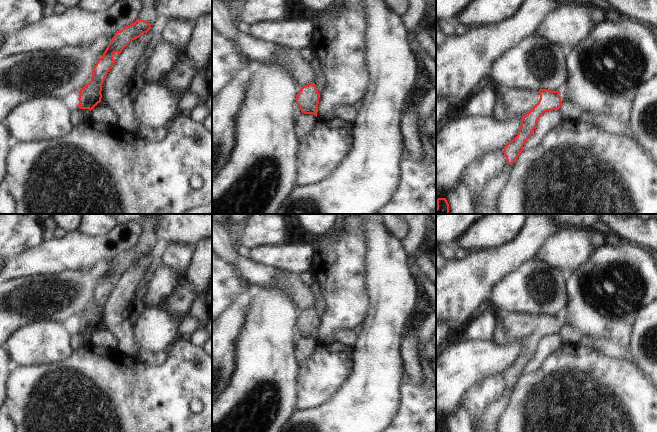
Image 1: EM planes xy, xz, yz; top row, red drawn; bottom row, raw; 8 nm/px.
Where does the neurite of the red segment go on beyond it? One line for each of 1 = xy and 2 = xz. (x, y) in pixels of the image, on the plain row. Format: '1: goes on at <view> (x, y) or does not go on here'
1: does not go on here
2: does not go on here

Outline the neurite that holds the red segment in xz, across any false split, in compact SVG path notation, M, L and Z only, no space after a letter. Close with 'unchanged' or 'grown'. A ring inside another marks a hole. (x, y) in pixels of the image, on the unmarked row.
M314 307L301 312L296 320L296 328L304 338L313 338L317 341L320 317Z; unchanged

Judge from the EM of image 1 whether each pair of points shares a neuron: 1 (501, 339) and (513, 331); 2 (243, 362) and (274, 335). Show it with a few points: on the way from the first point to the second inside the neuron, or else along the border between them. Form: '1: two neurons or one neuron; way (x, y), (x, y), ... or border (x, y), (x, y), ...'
1: two neurons; border (502, 322), (505, 333), (511, 341)
2: one neuron; way (251, 358), (266, 343)

